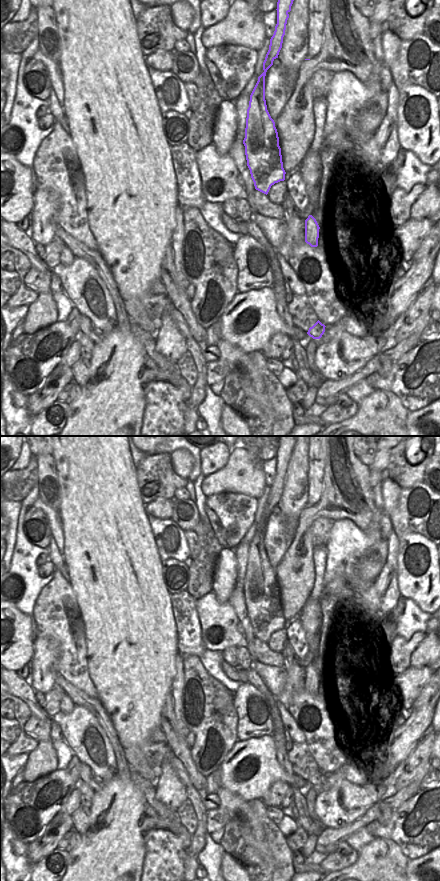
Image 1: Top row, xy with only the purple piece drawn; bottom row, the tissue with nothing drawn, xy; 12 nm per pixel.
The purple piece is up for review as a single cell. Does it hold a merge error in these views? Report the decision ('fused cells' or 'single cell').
fused cells

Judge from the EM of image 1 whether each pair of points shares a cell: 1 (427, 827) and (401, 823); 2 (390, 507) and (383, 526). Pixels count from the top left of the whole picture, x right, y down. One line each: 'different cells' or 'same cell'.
1: same cell
2: different cells

